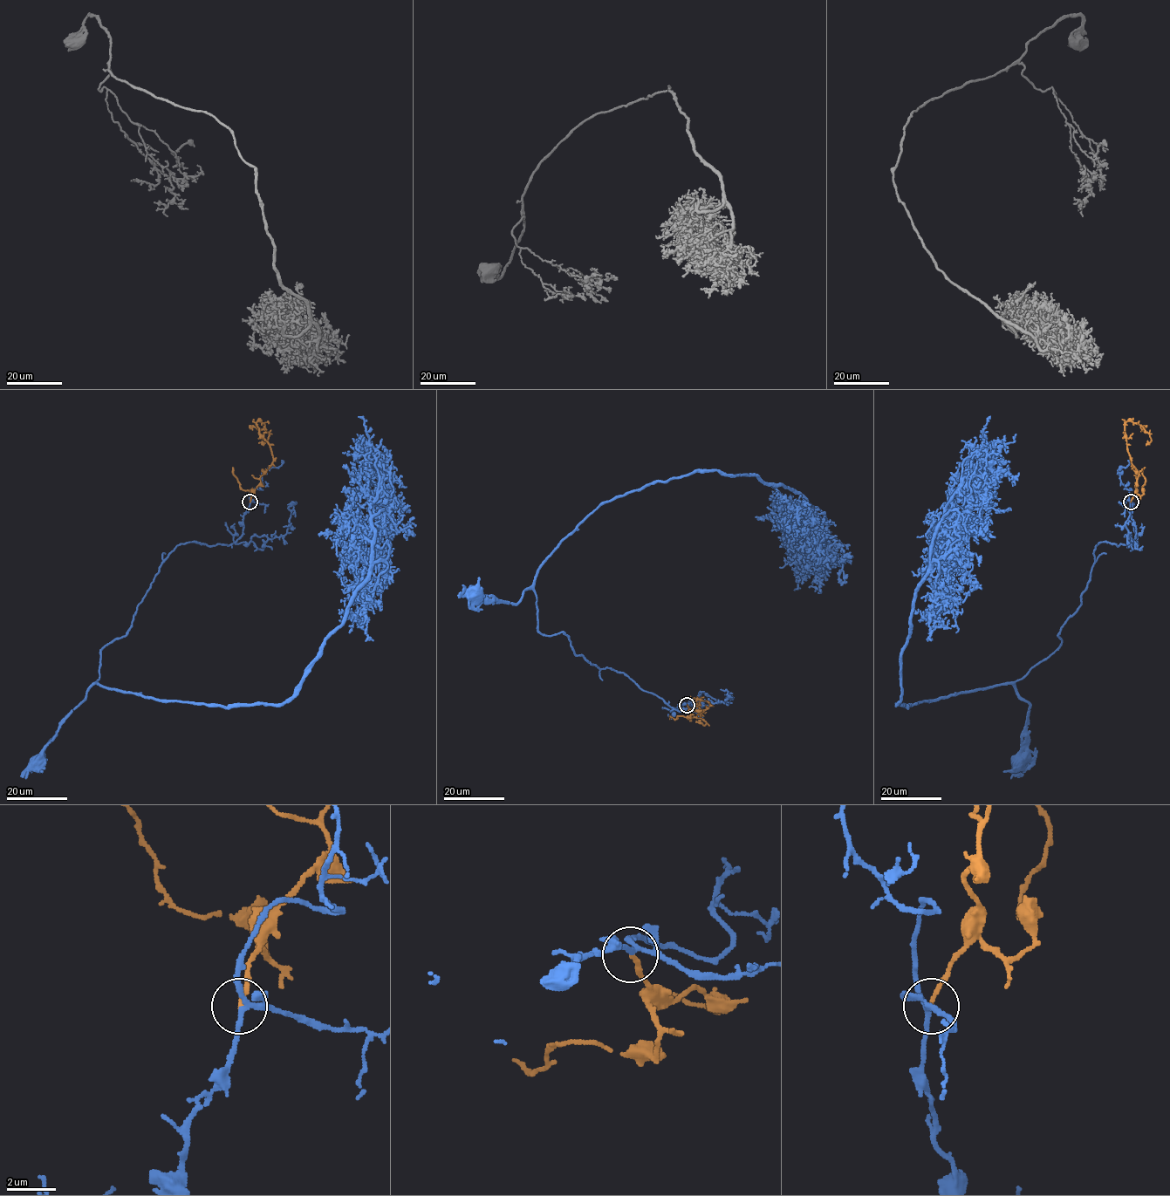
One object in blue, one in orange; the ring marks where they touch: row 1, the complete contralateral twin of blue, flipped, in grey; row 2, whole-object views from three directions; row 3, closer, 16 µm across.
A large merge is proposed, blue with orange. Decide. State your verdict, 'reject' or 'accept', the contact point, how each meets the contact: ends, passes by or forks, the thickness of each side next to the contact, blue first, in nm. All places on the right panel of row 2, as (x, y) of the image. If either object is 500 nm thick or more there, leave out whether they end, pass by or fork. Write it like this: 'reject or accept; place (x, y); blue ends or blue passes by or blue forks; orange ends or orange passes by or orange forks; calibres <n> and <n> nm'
accept; place (1131, 502); blue forks; orange ends; calibres 160 and 160 nm

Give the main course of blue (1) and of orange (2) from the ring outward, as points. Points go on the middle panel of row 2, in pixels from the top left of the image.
1: (687, 704), (676, 709), (622, 673), (591, 664), (562, 632), (543, 635), (532, 589), (516, 603), (472, 594)
2: (687, 705), (698, 712), (710, 703), (694, 699), (706, 722), (695, 721)

